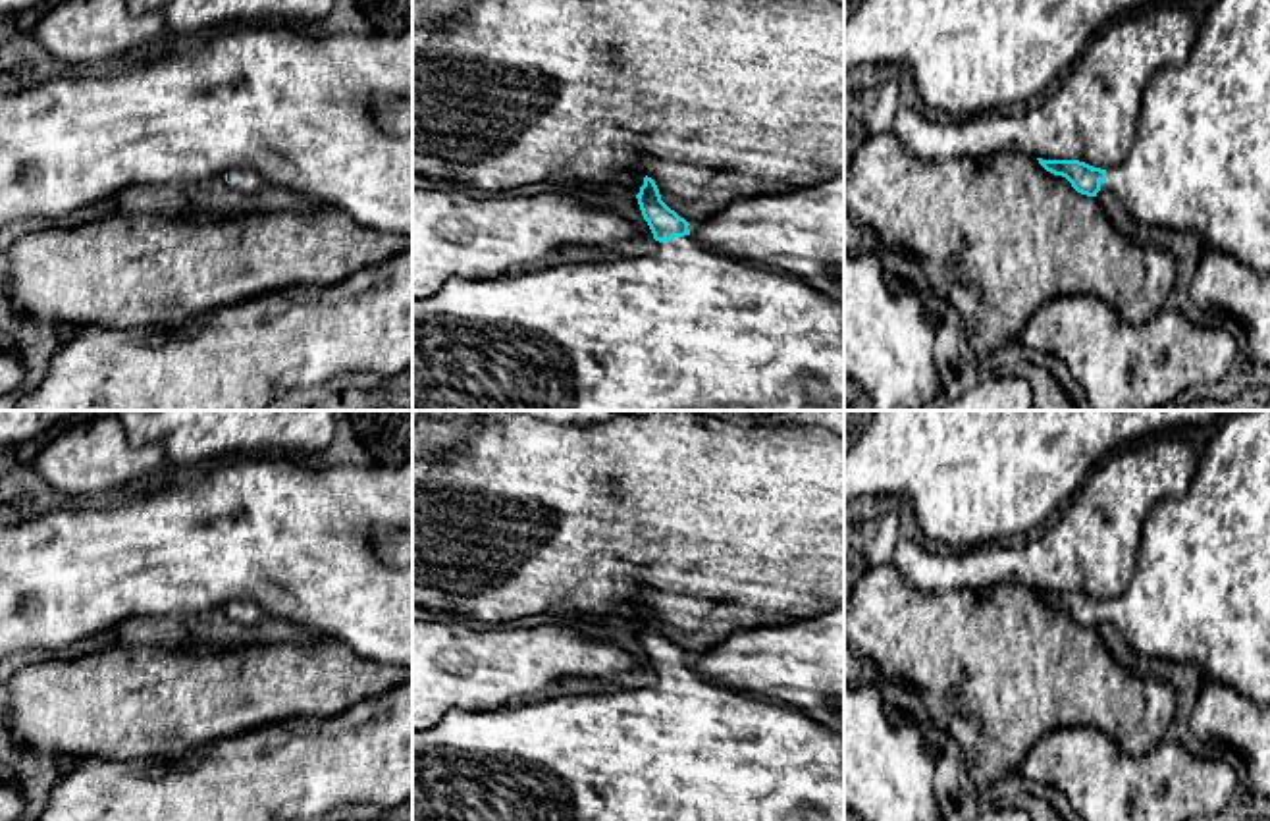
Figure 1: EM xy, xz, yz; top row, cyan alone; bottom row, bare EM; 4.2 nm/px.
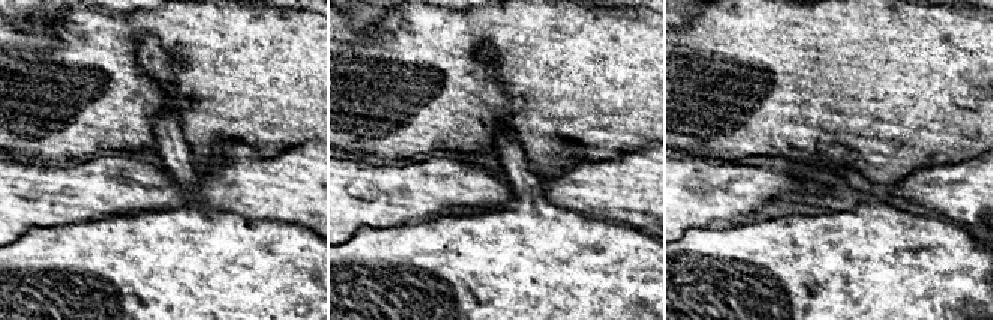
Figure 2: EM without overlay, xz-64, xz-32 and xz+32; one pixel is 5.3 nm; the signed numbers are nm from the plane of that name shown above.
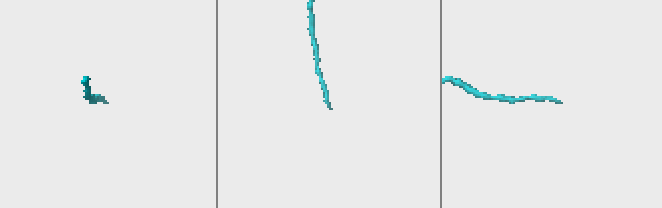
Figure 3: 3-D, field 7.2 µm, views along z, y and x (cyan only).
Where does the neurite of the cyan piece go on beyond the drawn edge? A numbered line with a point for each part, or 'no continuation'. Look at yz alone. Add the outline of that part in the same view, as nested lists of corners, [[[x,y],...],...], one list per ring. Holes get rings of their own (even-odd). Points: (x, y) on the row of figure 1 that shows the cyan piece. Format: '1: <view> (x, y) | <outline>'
1: yz (1199, 160) | [[[1214,0],[1204,23],[1197,27],[1191,58],[1183,66],[1156,71],[1149,79],[1129,154],[1116,170],[1106,170],[1106,185],[1120,197],[1137,229],[1193,231],[1206,249],[1230,252],[1255,272],[1270,274],[1270,0]]]

